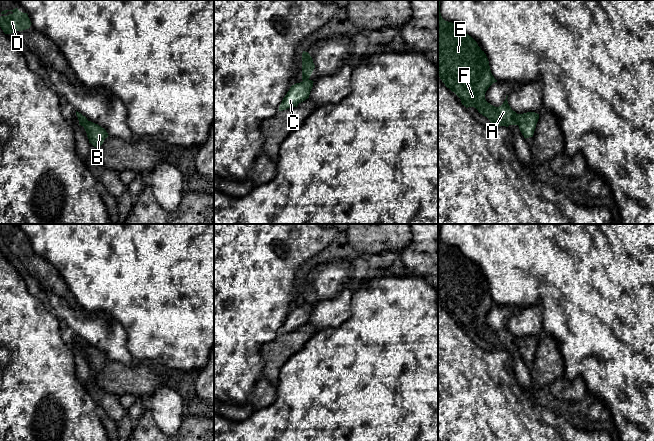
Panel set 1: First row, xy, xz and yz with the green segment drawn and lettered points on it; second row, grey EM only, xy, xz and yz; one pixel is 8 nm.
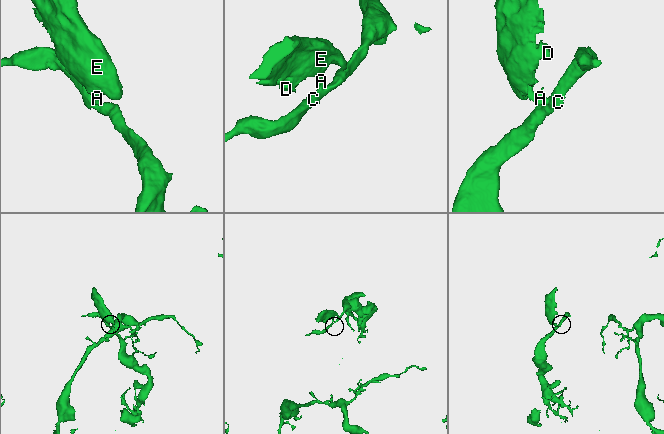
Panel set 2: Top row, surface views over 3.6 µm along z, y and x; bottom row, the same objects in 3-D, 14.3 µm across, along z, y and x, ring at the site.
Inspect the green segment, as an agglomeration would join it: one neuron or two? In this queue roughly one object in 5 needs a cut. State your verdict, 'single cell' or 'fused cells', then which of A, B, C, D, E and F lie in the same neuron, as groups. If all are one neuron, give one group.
fused cells; groups A D E F / B C

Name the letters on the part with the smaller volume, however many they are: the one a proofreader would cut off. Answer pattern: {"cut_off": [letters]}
{"cut_off": ["A", "D", "E", "F"]}

